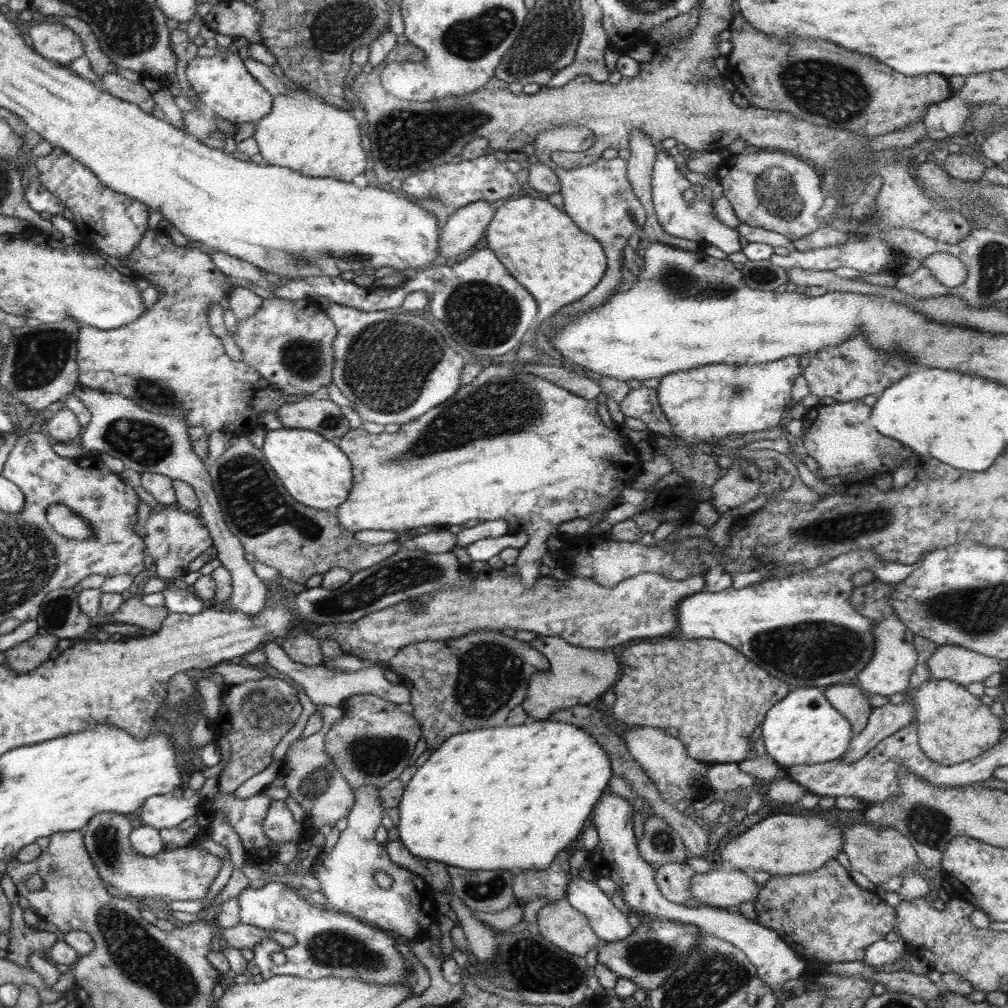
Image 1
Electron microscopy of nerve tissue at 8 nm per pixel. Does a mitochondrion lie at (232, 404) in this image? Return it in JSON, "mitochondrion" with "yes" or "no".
{"mitochondrion":"no"}

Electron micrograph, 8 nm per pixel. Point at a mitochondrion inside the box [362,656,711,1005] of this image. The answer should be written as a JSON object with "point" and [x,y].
{"point":[527,963]}

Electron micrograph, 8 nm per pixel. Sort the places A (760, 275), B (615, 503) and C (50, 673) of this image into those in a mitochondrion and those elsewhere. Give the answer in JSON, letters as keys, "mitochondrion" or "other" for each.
{"A":"mitochondrion","B":"other","C":"other"}

